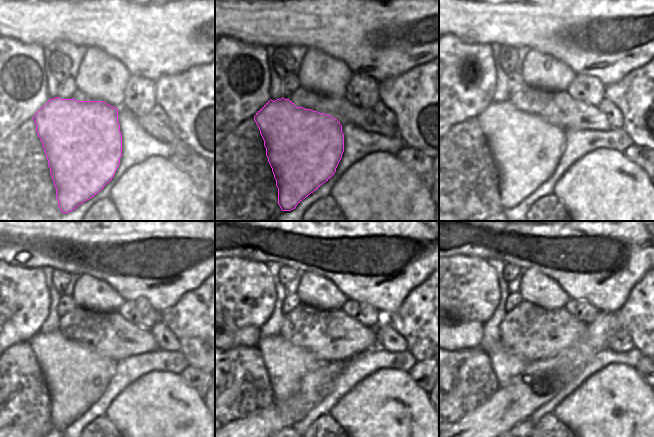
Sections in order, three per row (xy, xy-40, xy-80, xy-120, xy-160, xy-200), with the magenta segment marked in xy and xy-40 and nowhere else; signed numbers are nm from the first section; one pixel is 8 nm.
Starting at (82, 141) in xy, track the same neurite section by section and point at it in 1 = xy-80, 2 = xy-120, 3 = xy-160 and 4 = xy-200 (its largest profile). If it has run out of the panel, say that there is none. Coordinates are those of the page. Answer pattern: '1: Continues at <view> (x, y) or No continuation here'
1: Continues at xy-80 (526, 149)
2: Continues at xy-120 (76, 376)
3: Continues at xy-160 (285, 363)
4: Continues at xy-200 (505, 365)

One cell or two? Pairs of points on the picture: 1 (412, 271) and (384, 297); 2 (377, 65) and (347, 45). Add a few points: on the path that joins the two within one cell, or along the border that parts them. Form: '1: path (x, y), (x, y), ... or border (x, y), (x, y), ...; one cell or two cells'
1: path (405, 276), (391, 290); one cell
2: path (370, 58), (357, 45), (354, 45); one cell

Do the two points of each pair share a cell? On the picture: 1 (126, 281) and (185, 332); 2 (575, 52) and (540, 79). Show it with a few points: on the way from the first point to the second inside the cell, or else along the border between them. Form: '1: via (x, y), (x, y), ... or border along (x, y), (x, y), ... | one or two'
1: border along (180, 297), (174, 304), (160, 313) | two
2: border along (541, 52), (552, 55), (564, 62), (576, 74) | two

